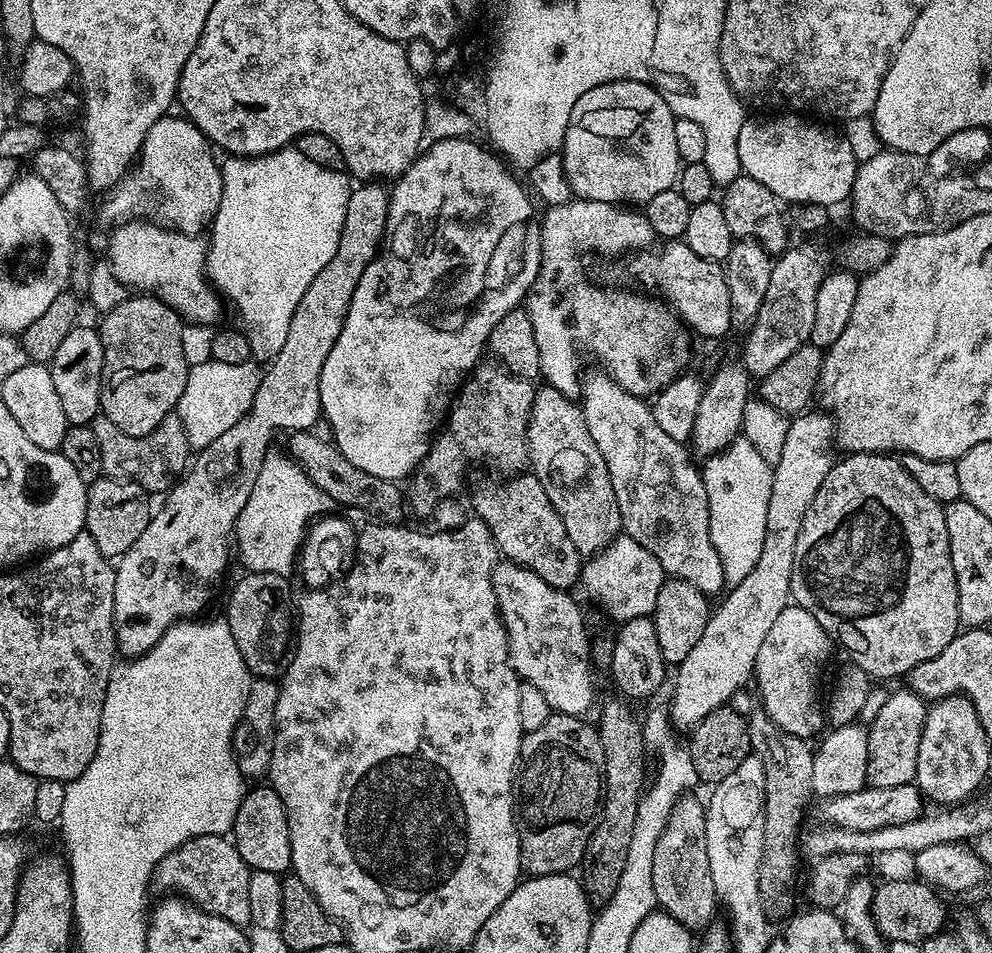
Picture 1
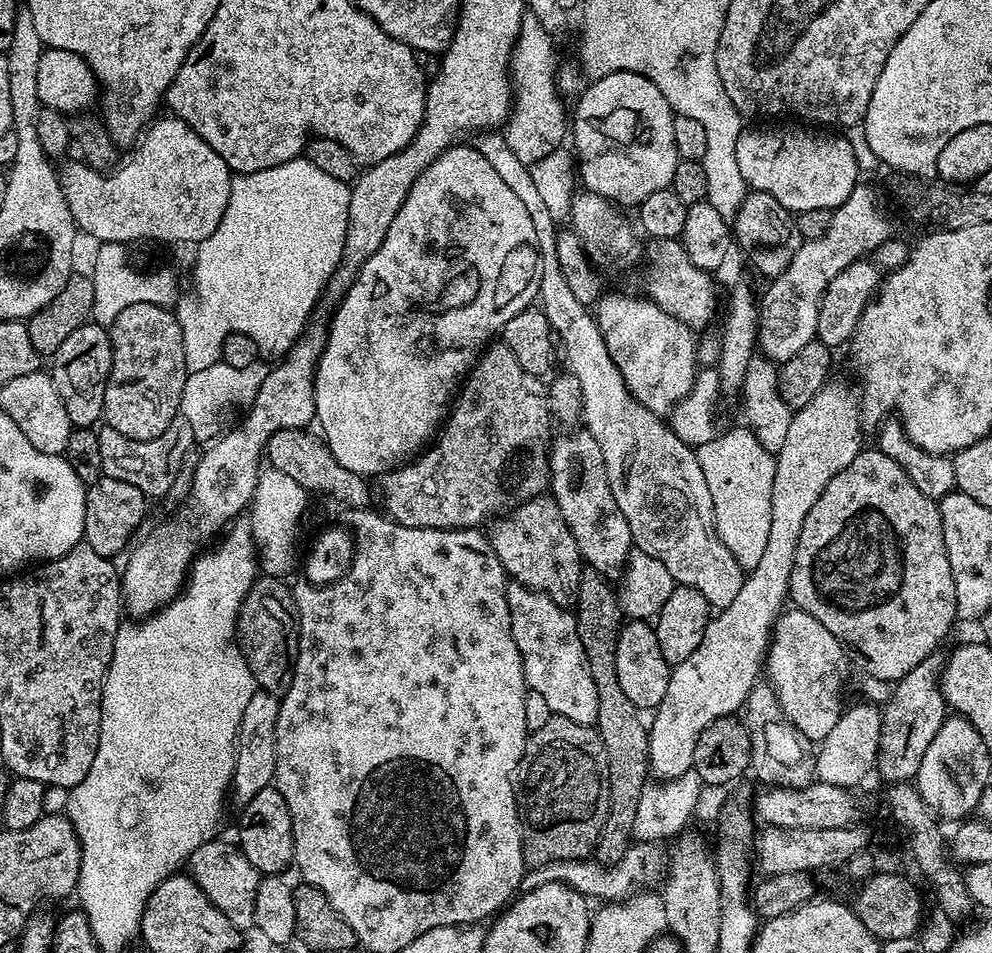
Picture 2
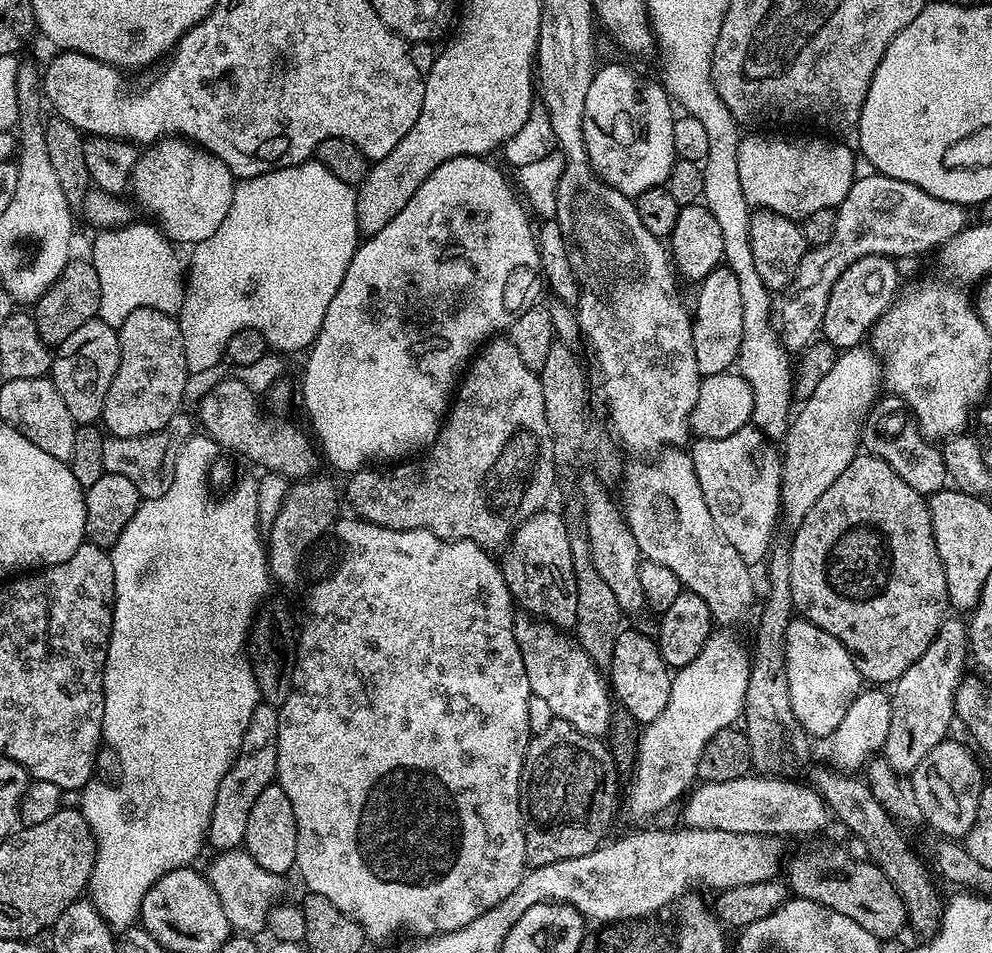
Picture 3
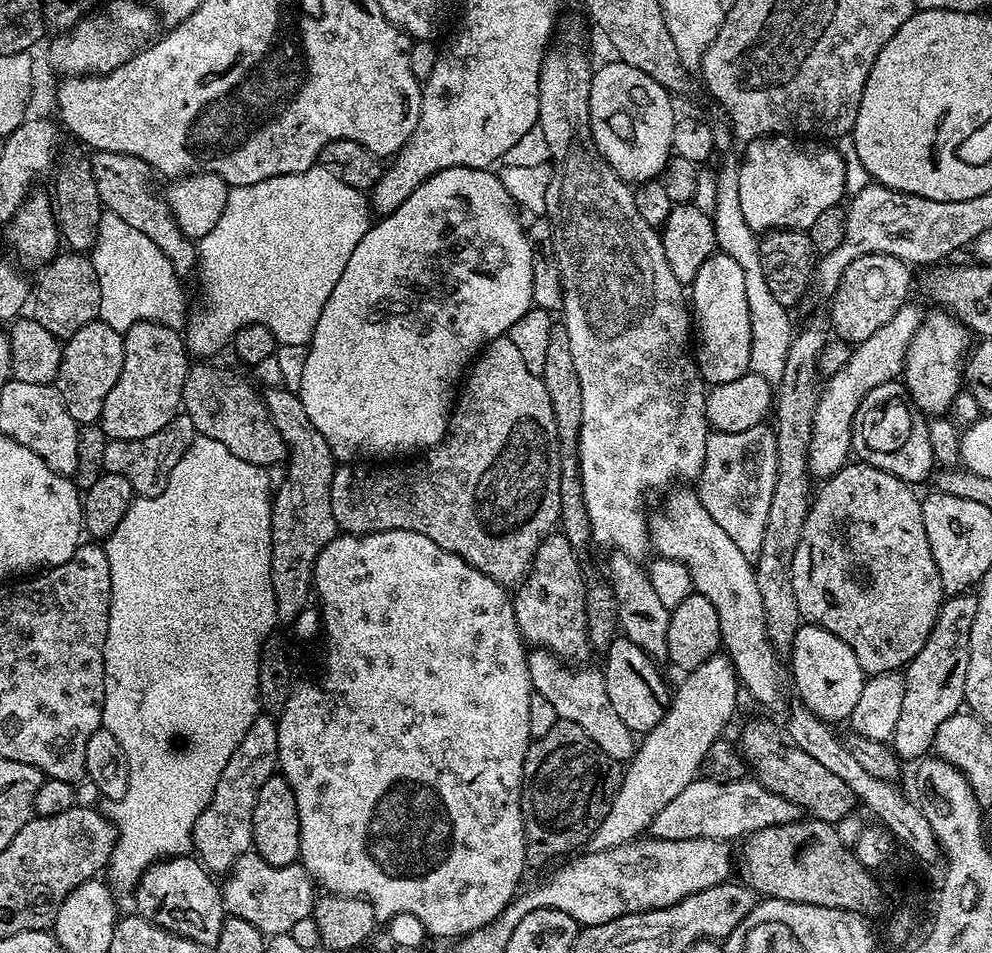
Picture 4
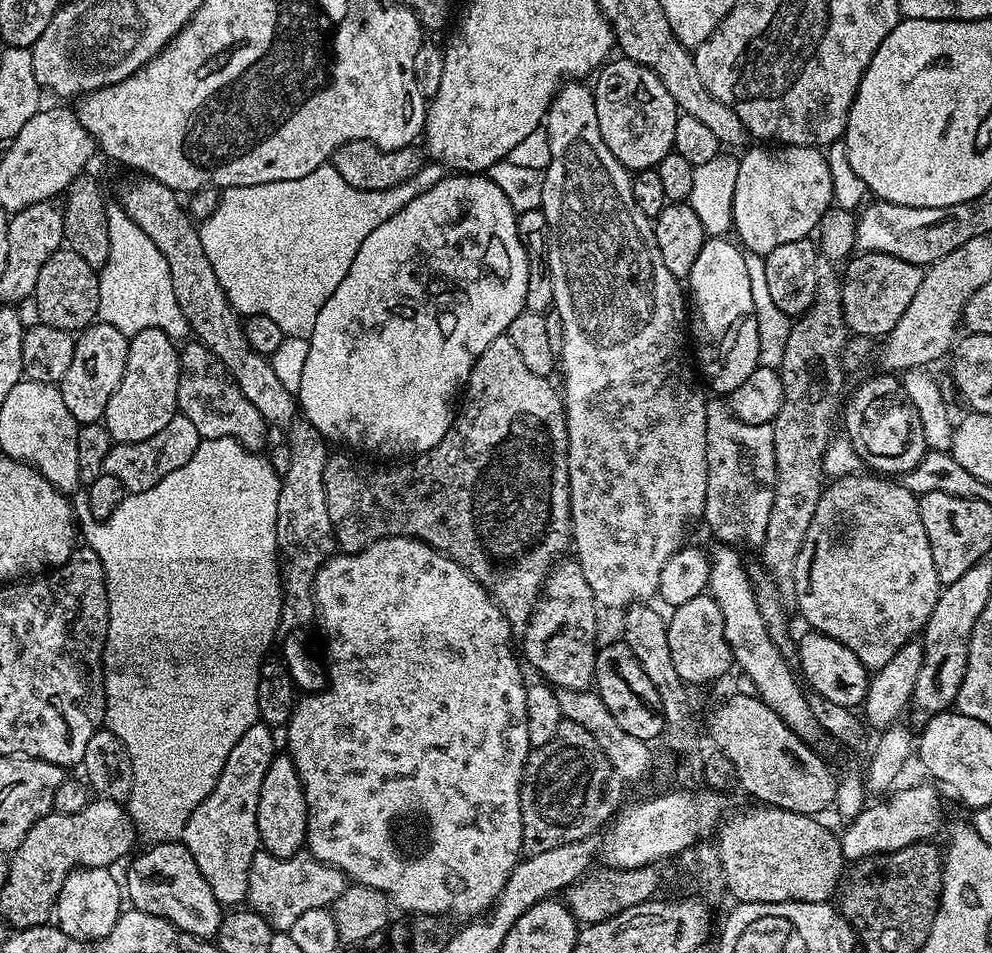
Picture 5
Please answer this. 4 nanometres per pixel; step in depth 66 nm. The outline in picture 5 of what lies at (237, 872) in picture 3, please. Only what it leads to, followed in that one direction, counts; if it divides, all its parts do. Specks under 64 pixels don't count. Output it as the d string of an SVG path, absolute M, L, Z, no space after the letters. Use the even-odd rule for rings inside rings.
M266 851L254 854L248 879L247 907L262 914L268 925L277 932L287 932L298 922L306 910L328 908L342 894L350 881L334 866L324 864L311 854L297 854L290 858L278 858Z

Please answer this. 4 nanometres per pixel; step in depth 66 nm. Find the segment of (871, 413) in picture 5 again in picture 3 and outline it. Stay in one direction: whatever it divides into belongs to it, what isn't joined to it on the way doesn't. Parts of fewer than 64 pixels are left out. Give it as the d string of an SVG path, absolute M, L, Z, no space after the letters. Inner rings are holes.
M884 412L881 416L869 415L864 421L864 429L860 431L860 443L863 451L870 456L882 458L902 482L906 482L913 490L925 498L940 492L949 483L944 453L936 448L931 439L925 436L911 412Z

